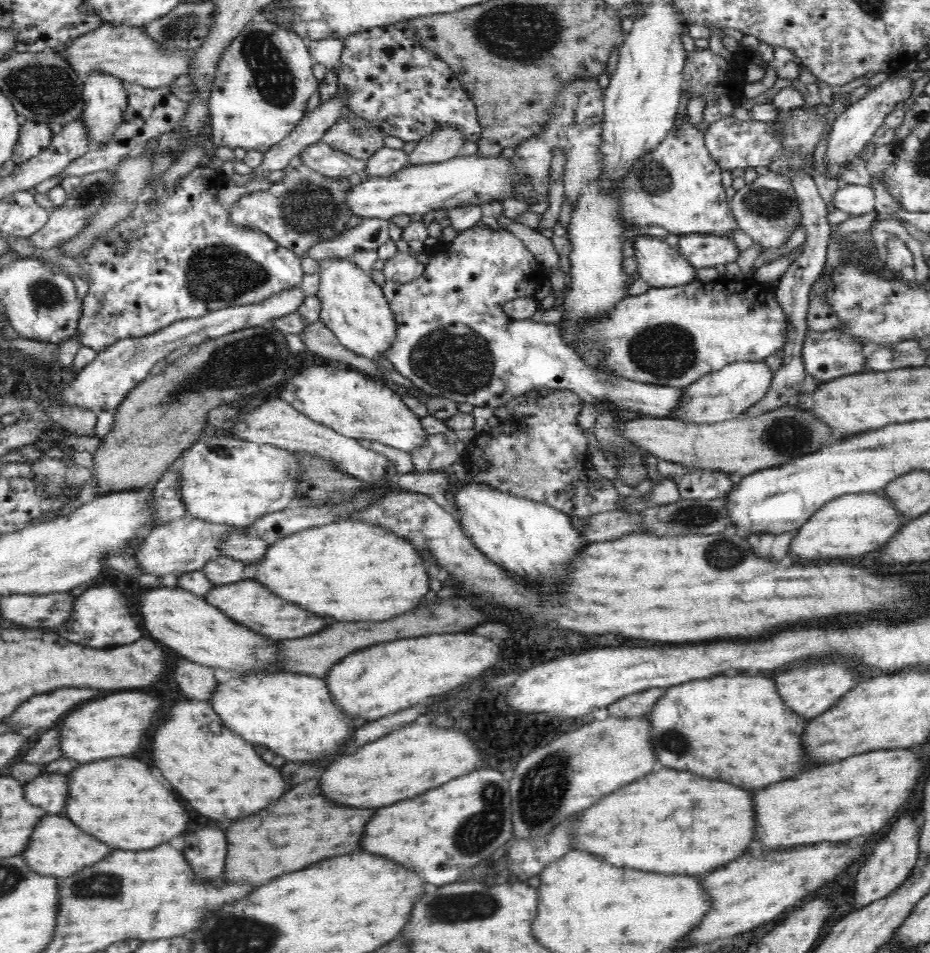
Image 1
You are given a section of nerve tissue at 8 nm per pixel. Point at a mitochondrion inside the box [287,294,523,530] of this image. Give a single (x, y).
(454, 359)

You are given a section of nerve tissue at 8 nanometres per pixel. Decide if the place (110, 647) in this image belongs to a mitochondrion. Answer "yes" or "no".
no

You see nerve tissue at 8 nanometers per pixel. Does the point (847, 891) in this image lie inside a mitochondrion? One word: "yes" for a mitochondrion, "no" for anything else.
no

